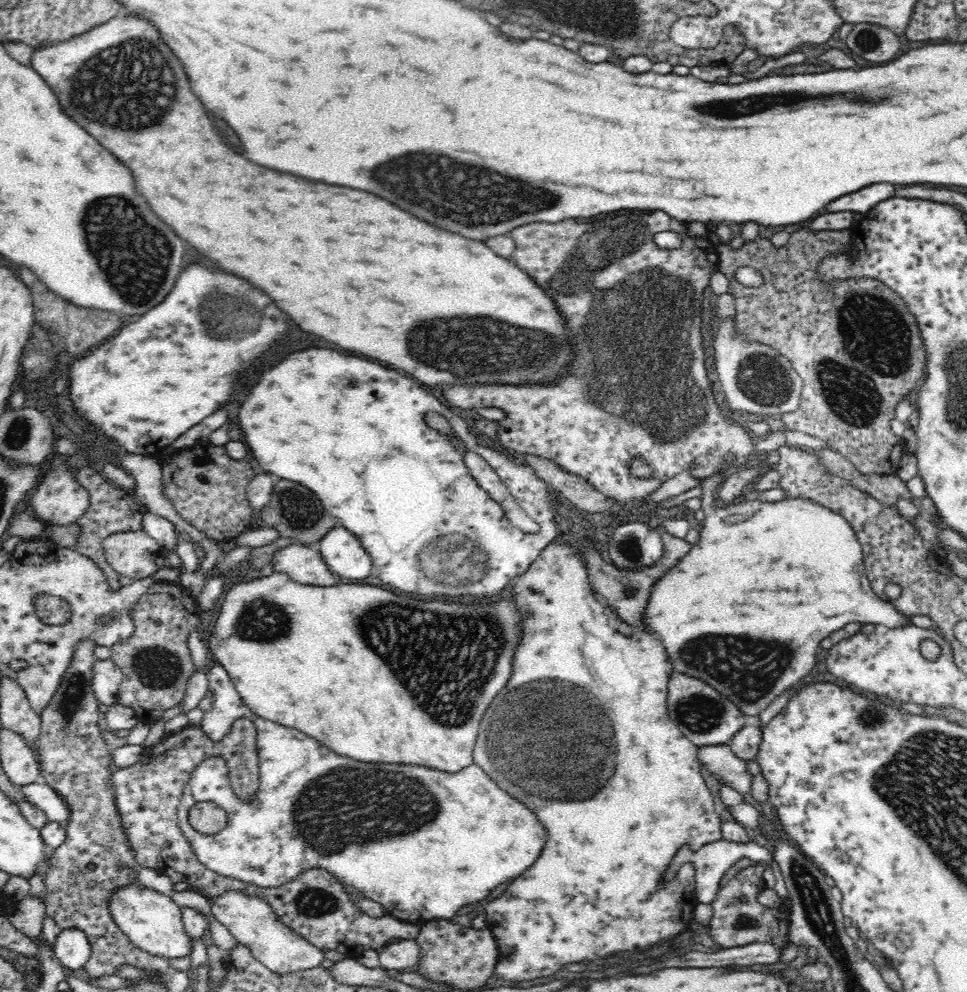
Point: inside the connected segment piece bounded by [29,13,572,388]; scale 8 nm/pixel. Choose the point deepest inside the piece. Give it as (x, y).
(319, 251)

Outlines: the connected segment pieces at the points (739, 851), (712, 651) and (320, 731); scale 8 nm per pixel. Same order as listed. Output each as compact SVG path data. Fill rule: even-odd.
M722 839L706 844L693 854L690 862L695 868L695 893L700 903L708 905L716 900L722 876L737 860L751 858L758 863L767 864L773 860L770 849L752 841L738 844Z
M793 498L793 499L782 499L780 502L760 502L757 500L752 500L752 502L743 502L741 504L730 504L725 506L714 506L714 510L710 510L708 512L708 516L705 516L703 520L703 527L699 532L699 540L690 546L690 550L682 558L678 561L678 564L674 564L672 568L668 568L668 572L666 574L662 574L658 580L652 587L650 588L650 596L648 596L648 602L646 604L646 608L644 608L644 618L642 618L642 624L646 626L646 632L652 632L652 634L658 634L660 636L660 642L662 642L662 646L666 648L666 654L668 654L668 660L672 663L673 672L682 673L688 676L692 676L694 678L700 679L706 684L710 685L710 687L715 688L723 697L731 699L732 703L736 705L736 708L740 710L740 713L743 716L759 716L760 712L766 710L768 708L768 704L776 698L776 696L780 696L786 688L790 688L790 686L794 686L802 676L806 676L812 668L814 668L814 662L816 662L816 650L818 650L818 646L820 646L820 640L822 638L826 638L830 632L834 632L835 630L841 630L848 623L852 622L860 622L863 624L872 623L875 625L884 625L887 628L902 628L908 625L912 625L911 617L907 614L900 612L893 603L888 599L880 598L871 588L868 577L864 572L864 561L862 556L862 547L860 546L860 541L856 539L856 535L854 535L854 531L848 521L844 519L844 517L836 514L835 512L830 511L828 508L824 506L820 506L817 503L815 504L813 500L810 499L802 499L802 498ZM734 656L746 656L738 666L734 666Z
M274 571L270 575L239 581L224 596L224 602L214 622L212 638L208 639L210 655L228 673L243 703L252 713L289 728L296 728L321 744L330 746L336 754L362 760L362 762L390 762L390 764L418 764L430 766L441 772L459 772L473 763L474 749L480 720L492 702L492 698L508 684L512 676L514 650L519 647L522 616L516 610L516 602L500 596L500 600L418 600L408 594L396 594L384 588L370 586L340 586L338 588L300 584L286 573Z

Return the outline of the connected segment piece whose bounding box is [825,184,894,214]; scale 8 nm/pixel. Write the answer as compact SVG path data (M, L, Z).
M872 184L868 188L862 188L854 194L840 196L832 200L832 204L825 206L828 213L844 211L865 213L872 210L876 204L888 198L894 197L894 186L892 184Z

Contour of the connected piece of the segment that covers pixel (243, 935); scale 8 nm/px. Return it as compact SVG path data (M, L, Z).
M230 891L208 899L212 914L234 935L237 942L245 944L252 956L276 975L291 975L321 966L324 960L323 951L280 921L274 909L260 897Z

